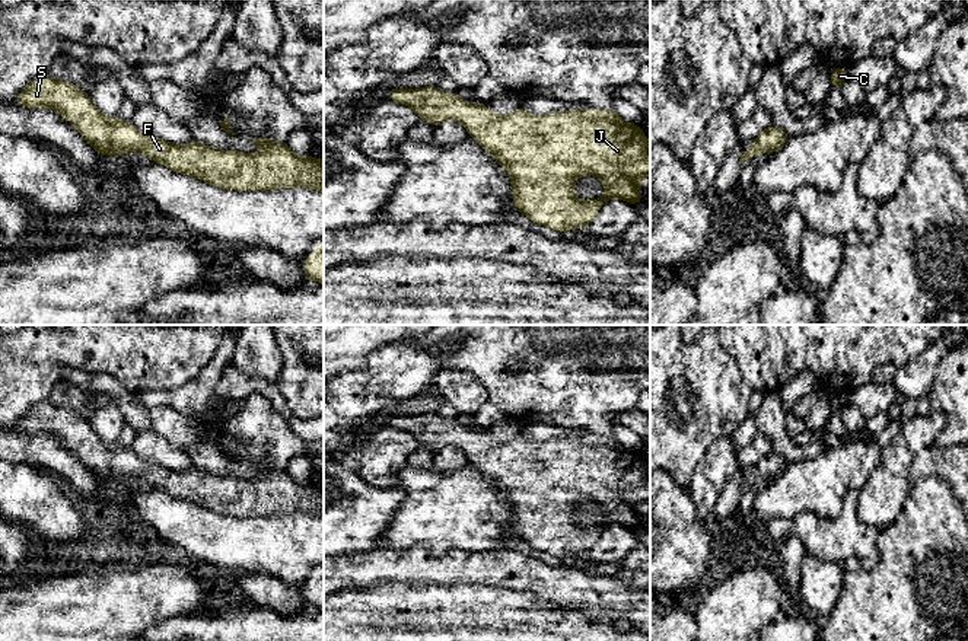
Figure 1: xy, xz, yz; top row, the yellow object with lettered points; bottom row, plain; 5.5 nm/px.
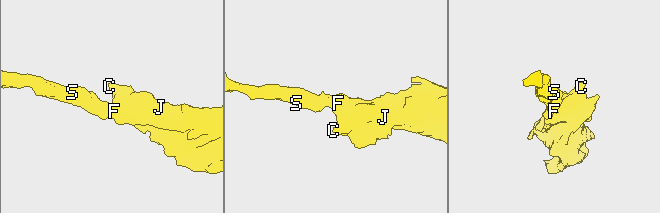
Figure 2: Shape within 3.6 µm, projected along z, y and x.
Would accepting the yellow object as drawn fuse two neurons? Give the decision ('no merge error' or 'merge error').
no merge error

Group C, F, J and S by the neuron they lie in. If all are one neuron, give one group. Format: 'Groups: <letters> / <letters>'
Groups: C F J S

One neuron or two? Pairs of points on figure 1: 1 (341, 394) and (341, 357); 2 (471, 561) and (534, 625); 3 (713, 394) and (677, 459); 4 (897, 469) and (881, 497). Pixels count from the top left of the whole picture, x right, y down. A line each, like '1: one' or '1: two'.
1: two
2: two
3: one
4: one

